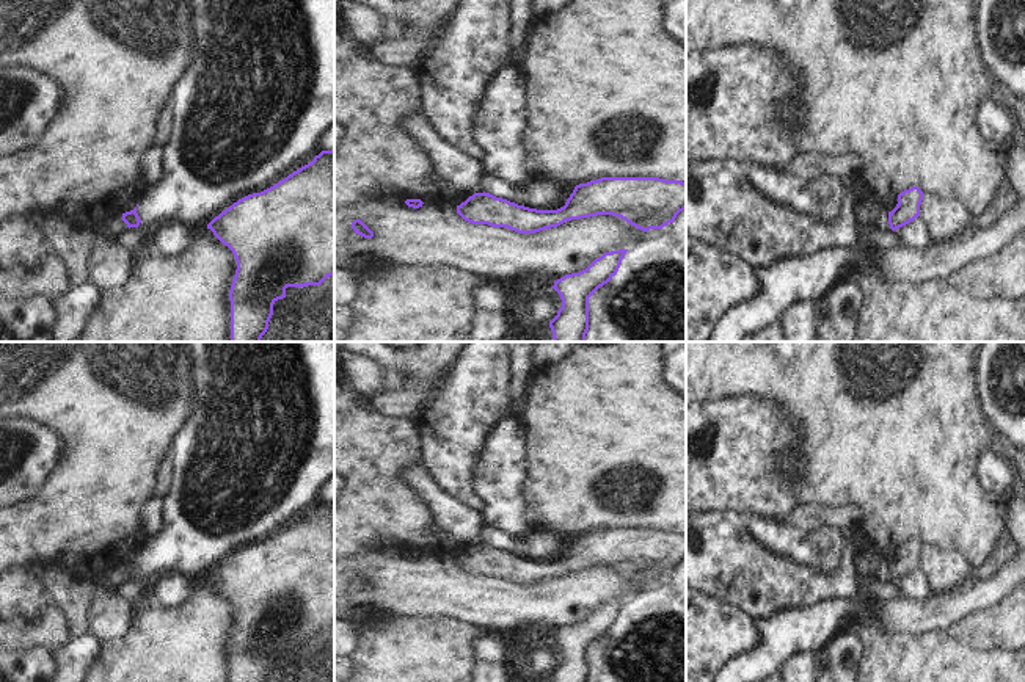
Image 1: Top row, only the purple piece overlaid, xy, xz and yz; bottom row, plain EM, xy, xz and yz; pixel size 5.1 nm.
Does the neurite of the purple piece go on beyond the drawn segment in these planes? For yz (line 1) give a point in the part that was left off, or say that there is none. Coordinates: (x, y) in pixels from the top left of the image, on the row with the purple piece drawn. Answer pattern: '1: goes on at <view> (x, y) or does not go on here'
1: does not go on here

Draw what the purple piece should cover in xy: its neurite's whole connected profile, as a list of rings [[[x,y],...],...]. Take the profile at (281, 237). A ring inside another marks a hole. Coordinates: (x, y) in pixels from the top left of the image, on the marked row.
[[[334,149],[322,151],[311,163],[273,187],[239,199],[215,216],[207,229],[232,251],[237,262],[229,292],[231,342],[261,342],[268,329],[273,304],[286,298],[287,287],[320,285],[334,274]]]

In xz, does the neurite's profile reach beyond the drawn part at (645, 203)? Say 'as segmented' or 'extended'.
as segmented

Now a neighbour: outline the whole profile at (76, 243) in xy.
[[[41,212],[30,215],[30,221],[46,229],[66,260],[75,285],[83,287],[93,281],[93,256],[97,238],[89,226],[63,224]]]

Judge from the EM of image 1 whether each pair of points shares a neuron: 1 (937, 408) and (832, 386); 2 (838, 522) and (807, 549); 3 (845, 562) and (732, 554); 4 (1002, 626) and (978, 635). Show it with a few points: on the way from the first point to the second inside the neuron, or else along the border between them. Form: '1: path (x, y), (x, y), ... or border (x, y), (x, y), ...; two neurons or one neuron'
1: path (911, 408), (859, 405); one neuron
2: border (795, 526), (807, 532), (820, 529), (837, 530); two neurons
3: path (818, 579), (760, 579); one neuron
4: path (995, 629), (984, 631); one neuron

